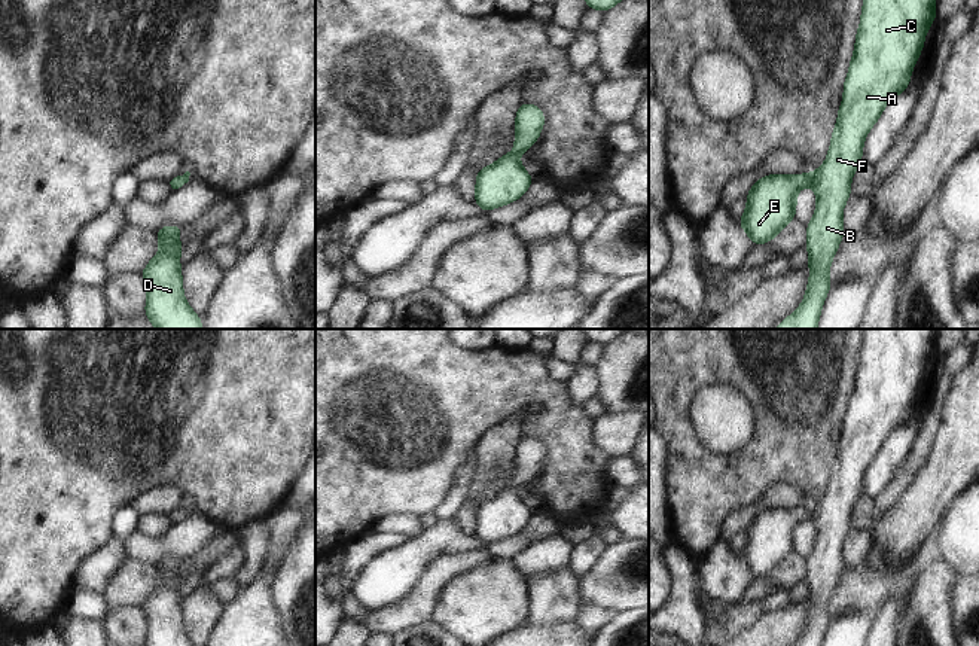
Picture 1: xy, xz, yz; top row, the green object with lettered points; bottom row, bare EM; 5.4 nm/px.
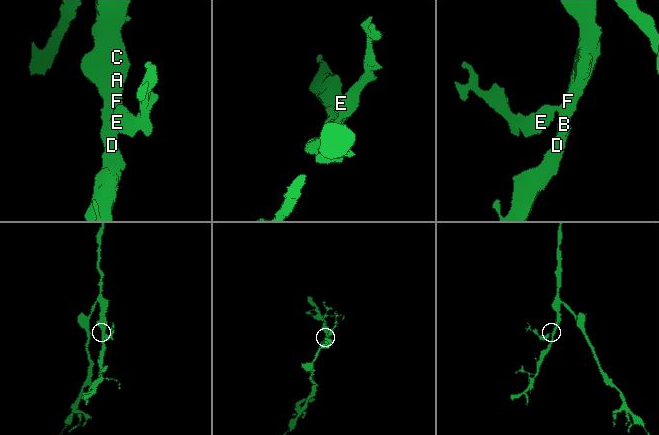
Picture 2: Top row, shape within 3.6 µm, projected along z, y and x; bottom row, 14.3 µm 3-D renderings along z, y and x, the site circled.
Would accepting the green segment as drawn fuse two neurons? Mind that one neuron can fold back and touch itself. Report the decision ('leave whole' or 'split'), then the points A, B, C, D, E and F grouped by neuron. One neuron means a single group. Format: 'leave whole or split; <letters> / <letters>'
leave whole; A B C D E F

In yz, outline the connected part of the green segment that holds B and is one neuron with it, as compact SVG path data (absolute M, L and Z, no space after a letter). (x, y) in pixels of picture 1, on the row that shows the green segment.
M864 0L856 49L844 83L844 101L826 162L809 174L771 174L757 180L748 195L744 216L738 220L754 246L771 243L781 229L796 219L796 194L809 185L817 194L814 219L806 226L808 266L811 268L802 305L775 329L817 329L821 307L832 287L827 271L844 237L842 210L851 195L850 185L861 164L864 137L879 119L885 106L909 86L924 36L936 18L936 0Z

